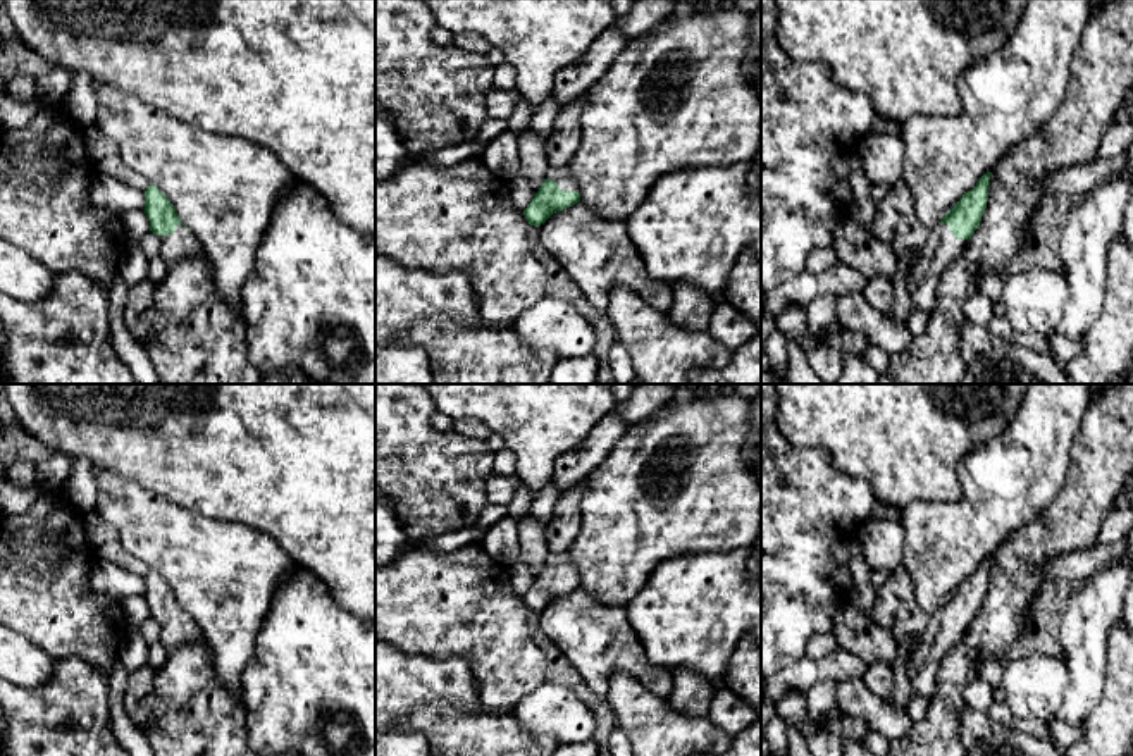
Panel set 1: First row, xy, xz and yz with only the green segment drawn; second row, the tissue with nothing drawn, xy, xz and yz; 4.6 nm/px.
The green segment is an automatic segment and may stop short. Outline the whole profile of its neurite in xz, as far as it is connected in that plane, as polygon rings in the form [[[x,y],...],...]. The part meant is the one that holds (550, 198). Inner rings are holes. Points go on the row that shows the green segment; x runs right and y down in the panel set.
[[[549,167],[546,179],[523,210],[530,226],[539,227],[553,214],[561,212],[580,201],[575,179],[566,167]]]

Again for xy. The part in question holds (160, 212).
[[[153,184],[145,191],[145,214],[150,231],[160,239],[160,258],[172,265],[203,250],[195,234],[181,222],[170,200]]]

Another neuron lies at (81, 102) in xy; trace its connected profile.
[[[77,72],[62,98],[67,114],[81,126],[96,126],[98,98],[96,83],[90,72]]]

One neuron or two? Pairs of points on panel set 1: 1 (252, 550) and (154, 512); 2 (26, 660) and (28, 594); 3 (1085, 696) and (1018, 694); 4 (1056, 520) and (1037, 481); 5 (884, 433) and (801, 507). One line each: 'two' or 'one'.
1: one
2: two
3: two
4: two
5: two

